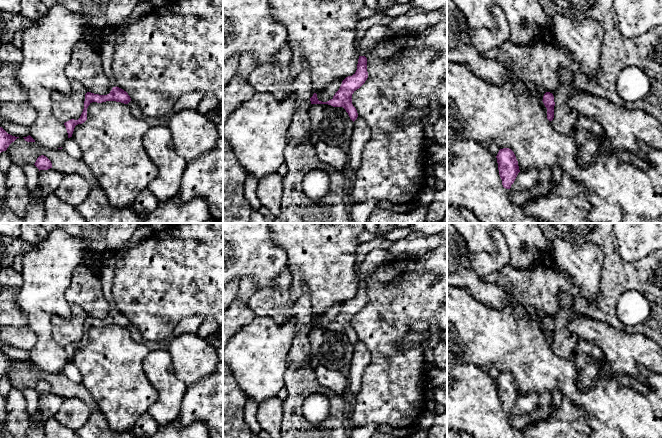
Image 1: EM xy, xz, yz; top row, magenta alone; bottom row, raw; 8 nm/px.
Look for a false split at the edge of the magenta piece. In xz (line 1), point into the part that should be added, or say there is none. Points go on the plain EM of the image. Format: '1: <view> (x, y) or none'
1: none

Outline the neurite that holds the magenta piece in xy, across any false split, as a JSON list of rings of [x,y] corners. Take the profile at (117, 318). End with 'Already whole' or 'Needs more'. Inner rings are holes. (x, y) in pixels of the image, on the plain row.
[[[117,310],[113,311],[110,317],[107,319],[99,319],[87,316],[85,318],[84,333],[80,342],[78,344],[71,343],[64,347],[68,357],[68,362],[72,361],[76,349],[82,348],[87,344],[87,332],[92,326],[102,327],[106,325],[116,325],[128,328],[131,325],[131,322],[126,315]]]. Already whole

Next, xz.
[[[359,280],[356,296],[342,305],[333,322],[327,326],[322,326],[318,324],[317,318],[314,317],[310,322],[311,328],[328,328],[333,331],[343,331],[354,346],[358,341],[358,337],[352,328],[352,318],[365,307],[367,302],[367,282]]]. Already whole

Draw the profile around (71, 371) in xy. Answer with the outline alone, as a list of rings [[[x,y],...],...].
[[[73,361],[67,362],[62,373],[71,381],[76,384],[82,383],[82,374]]]

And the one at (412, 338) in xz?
[[[411,329],[410,332],[400,341],[399,348],[400,350],[404,350],[414,345],[422,345],[423,341],[426,339],[431,339],[430,331],[428,331],[426,335],[422,335]]]

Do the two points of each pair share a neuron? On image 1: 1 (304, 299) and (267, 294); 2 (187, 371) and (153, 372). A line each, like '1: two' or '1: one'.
1: one
2: two

